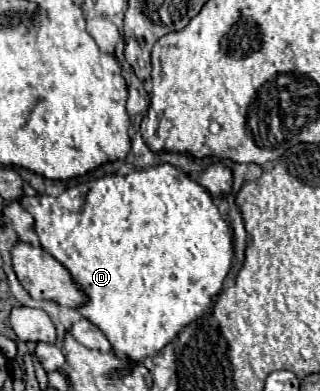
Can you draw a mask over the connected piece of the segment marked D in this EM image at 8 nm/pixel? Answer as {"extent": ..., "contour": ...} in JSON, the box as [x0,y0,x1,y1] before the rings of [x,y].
{"extent":[21,165,233,365],"contour":[[[155,165],[155,167],[145,167],[145,169],[137,169],[129,175],[103,175],[99,179],[91,179],[85,183],[79,183],[75,187],[65,189],[59,197],[49,197],[49,195],[35,195],[35,197],[23,197],[21,203],[25,205],[25,209],[35,217],[35,233],[41,239],[43,249],[53,255],[61,265],[65,265],[69,269],[69,273],[73,275],[75,283],[85,291],[85,295],[89,297],[89,301],[85,305],[81,305],[77,311],[87,317],[91,323],[95,323],[111,341],[113,351],[117,355],[125,355],[131,359],[131,365],[135,363],[143,363],[145,357],[153,357],[155,353],[159,353],[169,341],[175,339],[175,335],[189,325],[191,321],[199,319],[203,313],[207,313],[213,307],[211,295],[219,293],[223,289],[225,277],[231,271],[231,261],[233,261],[233,231],[231,227],[225,223],[225,219],[219,215],[217,205],[213,203],[211,193],[207,193],[207,189],[203,189],[197,181],[189,179],[187,173],[183,173],[181,169],[173,167],[173,165]]]}

